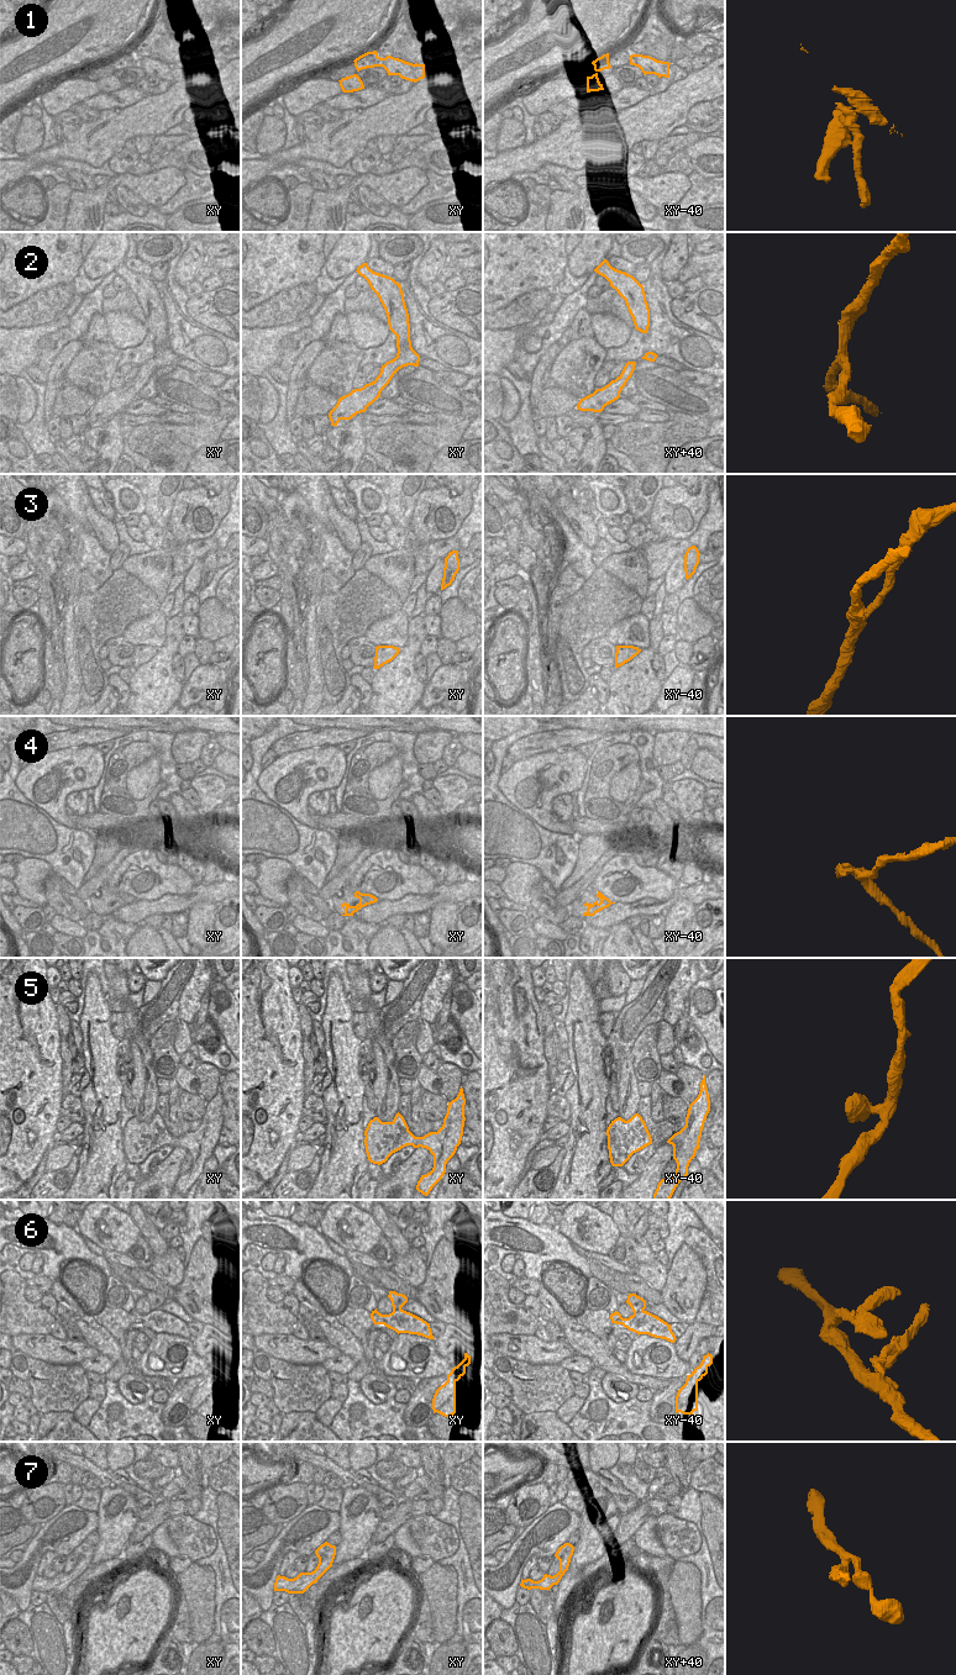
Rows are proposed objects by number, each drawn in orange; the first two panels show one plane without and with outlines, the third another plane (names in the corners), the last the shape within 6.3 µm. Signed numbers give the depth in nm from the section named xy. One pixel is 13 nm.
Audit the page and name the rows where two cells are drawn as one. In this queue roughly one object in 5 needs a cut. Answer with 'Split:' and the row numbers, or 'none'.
Split: 1, 4, 6

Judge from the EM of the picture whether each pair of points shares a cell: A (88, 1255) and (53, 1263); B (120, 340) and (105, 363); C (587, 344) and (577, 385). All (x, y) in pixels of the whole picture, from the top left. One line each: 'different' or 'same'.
A: same
B: different
C: same

